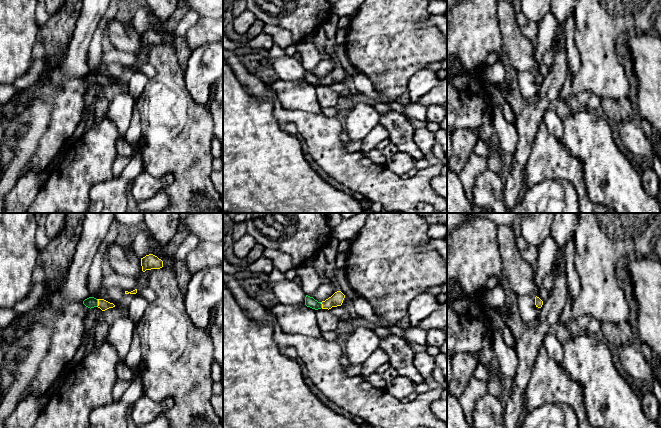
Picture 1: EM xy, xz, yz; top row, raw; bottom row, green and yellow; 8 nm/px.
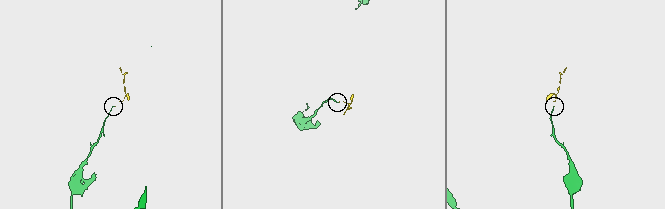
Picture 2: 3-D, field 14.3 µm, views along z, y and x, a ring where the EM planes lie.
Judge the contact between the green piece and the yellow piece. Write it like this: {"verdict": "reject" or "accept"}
{"verdict": "accept"}

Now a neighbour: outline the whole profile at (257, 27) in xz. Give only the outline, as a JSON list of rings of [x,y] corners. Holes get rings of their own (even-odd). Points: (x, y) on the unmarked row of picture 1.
[[[255,19],[252,26],[249,28],[249,30],[246,32],[245,39],[250,40],[258,36],[261,32],[263,32],[263,29],[266,25],[259,19]]]

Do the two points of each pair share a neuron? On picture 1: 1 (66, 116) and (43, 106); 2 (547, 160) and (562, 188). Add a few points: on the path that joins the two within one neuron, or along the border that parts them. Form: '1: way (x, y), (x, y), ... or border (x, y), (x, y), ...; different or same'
1: border (52, 93), (53, 100), (50, 120), (44, 132); different
2: border (534, 185), (547, 179), (565, 179), (577, 192); different

